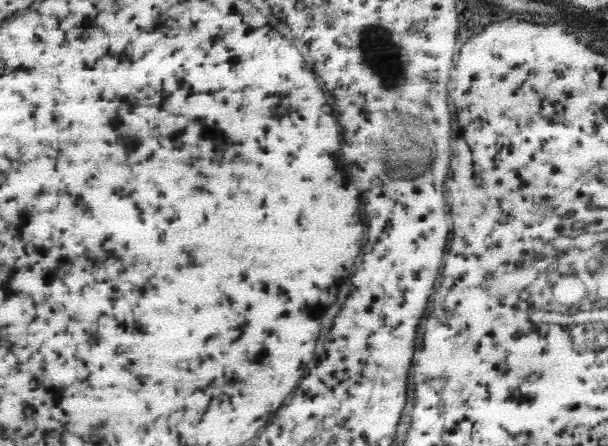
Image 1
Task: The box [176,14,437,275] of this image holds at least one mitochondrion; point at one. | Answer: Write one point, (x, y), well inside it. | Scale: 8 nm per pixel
(381, 53)

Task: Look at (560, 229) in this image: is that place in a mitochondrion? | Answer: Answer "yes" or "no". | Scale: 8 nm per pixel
no

